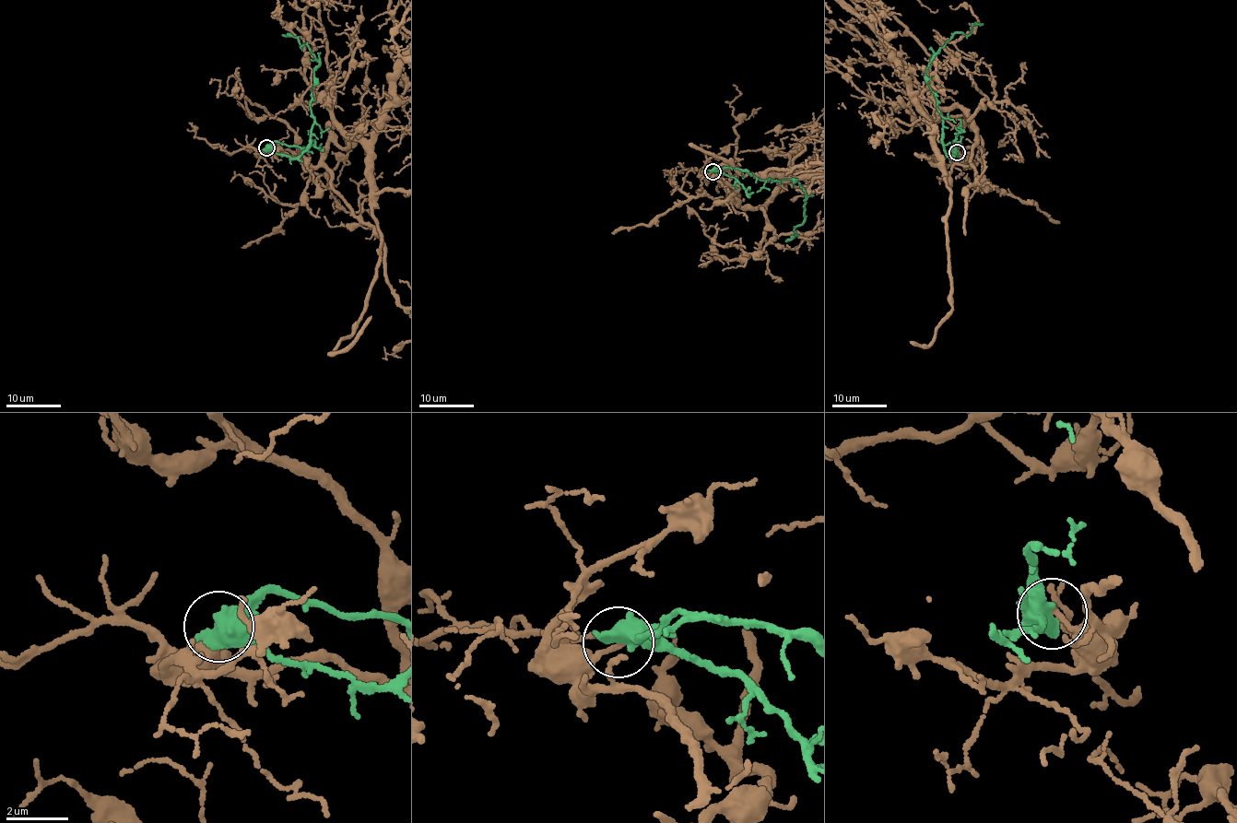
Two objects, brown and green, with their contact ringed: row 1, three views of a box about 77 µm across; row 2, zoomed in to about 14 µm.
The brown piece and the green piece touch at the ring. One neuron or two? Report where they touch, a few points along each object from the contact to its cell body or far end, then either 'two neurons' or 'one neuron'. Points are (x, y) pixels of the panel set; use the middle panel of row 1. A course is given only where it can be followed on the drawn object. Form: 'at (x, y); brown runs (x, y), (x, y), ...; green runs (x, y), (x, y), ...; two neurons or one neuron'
at (712, 171); green runs (712, 172), (724, 166), (765, 181), (791, 178), (799, 182), (806, 195), (804, 220), (795, 235), (786, 241); two neurons

